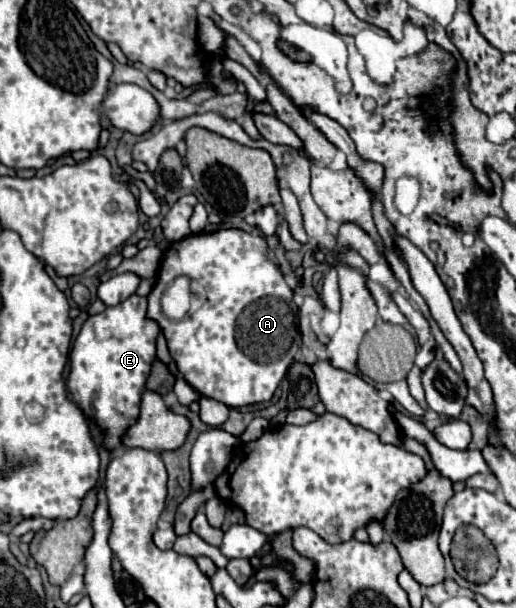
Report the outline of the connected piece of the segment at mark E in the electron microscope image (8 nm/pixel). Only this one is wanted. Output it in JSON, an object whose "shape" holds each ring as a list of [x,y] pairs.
{"shape":[[[129,296],[125,302],[107,308],[97,316],[89,316],[83,324],[75,344],[71,348],[71,372],[67,378],[67,390],[71,400],[85,412],[87,418],[95,420],[101,428],[105,428],[105,448],[113,448],[121,444],[121,434],[137,420],[139,416],[139,396],[143,392],[145,380],[151,372],[151,362],[155,362],[155,340],[159,336],[159,326],[147,318],[147,298]]]}

